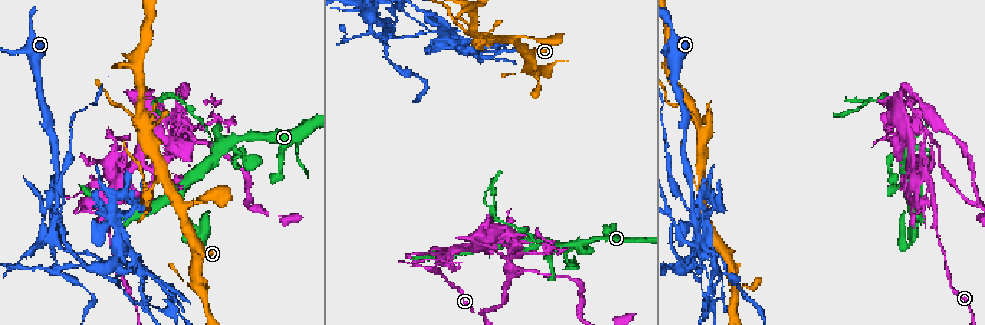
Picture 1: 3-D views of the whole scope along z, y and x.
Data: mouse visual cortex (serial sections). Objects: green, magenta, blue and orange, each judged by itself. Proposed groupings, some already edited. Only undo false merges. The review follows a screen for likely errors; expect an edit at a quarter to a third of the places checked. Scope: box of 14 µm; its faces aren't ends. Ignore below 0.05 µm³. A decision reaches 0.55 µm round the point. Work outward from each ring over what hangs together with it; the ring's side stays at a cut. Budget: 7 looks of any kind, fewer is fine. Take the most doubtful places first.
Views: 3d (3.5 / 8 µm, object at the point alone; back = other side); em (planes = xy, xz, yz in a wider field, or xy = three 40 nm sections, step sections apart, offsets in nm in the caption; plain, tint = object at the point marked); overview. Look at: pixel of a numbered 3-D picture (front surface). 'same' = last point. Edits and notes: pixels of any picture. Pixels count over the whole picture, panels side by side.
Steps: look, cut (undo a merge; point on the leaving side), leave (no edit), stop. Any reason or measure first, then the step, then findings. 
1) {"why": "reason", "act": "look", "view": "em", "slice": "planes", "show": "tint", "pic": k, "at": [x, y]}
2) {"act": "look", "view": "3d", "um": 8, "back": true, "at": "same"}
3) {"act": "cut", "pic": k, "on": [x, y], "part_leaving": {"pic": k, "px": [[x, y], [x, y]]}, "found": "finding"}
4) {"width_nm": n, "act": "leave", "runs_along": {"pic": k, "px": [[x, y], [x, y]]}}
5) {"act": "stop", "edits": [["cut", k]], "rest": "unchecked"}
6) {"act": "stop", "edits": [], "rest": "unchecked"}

{"why": "thick turns thin", "act": "look", "view": "3d", "um": 8, "pic": 1, "at": [178, 192]}

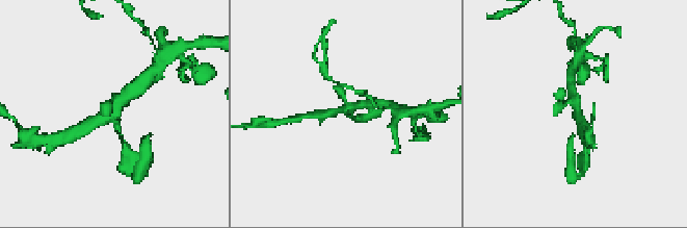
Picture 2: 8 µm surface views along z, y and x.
{"why": "shape alone is not enough", "act": "look", "view": "em", "slice": "xy", "step": 2, "show": "tint", "pic": 2, "at": [346, 110]}

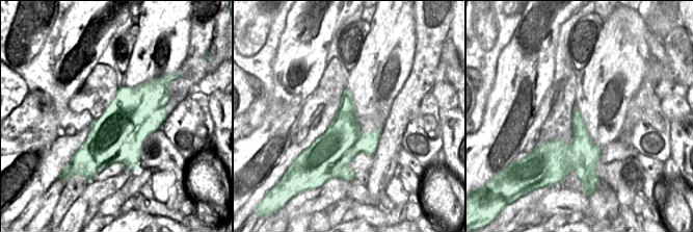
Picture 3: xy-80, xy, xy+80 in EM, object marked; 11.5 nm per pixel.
{"act": "leave", "runs_along": {"pic": 2, "px": [[135, 89], [87, 125]]}, "found": "all the same cell"}

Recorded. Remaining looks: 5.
{"act": "look", "view": "3d", "um": 3.5, "pic": 1, "at": [246, 157]}

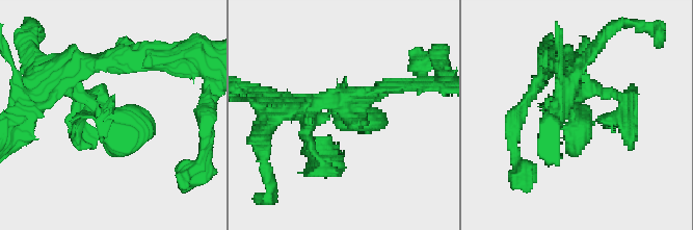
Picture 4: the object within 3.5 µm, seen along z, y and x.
{"why": "shape alone is not enough", "act": "look", "view": "em", "slice": "xy", "step": 2, "show": "tint", "pic": 4, "at": [574, 121]}

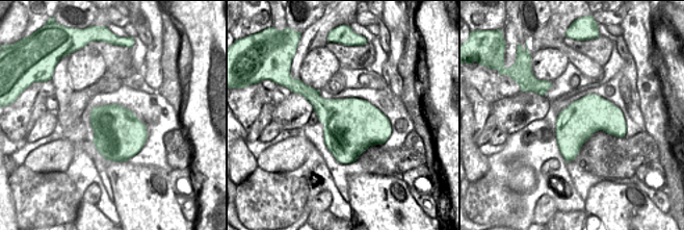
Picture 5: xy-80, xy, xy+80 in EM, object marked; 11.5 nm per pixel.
{"act": "look", "view": "em", "slice": "xy", "step": 1, "show": "tint", "at": "same"}

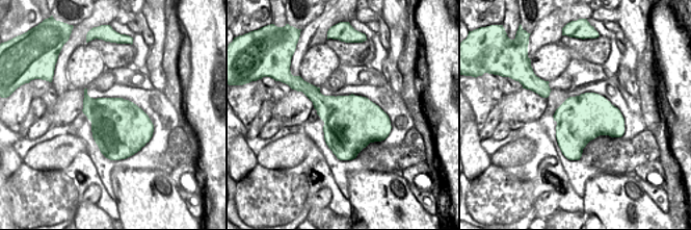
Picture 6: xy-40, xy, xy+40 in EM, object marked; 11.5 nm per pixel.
{"act": "leave", "found": "one cell here"}

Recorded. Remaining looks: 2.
{"why": "three arms meet", "act": "look", "view": "3d", "um": 3.5, "pic": 1, "at": [180, 207]}

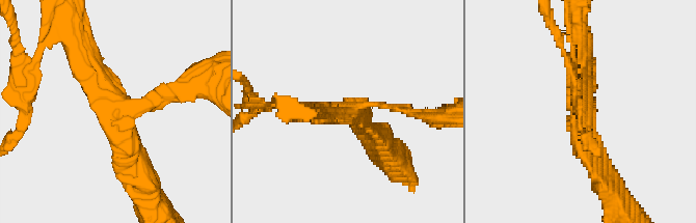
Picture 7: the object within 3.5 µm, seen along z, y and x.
{"arms": 3, "arm_widths_nm": [150, 250, 300], "act": "look", "view": "em", "slice": "xy", "step": 1, "show": "tint", "pic": 7, "at": [121, 113]}

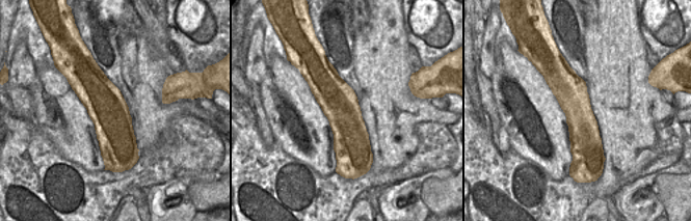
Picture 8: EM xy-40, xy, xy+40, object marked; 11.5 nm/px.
{"width_nm": 420, "act": "leave", "runs_along": {"pic": 7, "px": [[140, 172], [122, 109], [83, 55]]}, "found": "one cell here"}

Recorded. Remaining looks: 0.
{"act": "stop", "edits": [], "rest": "unchecked"}

